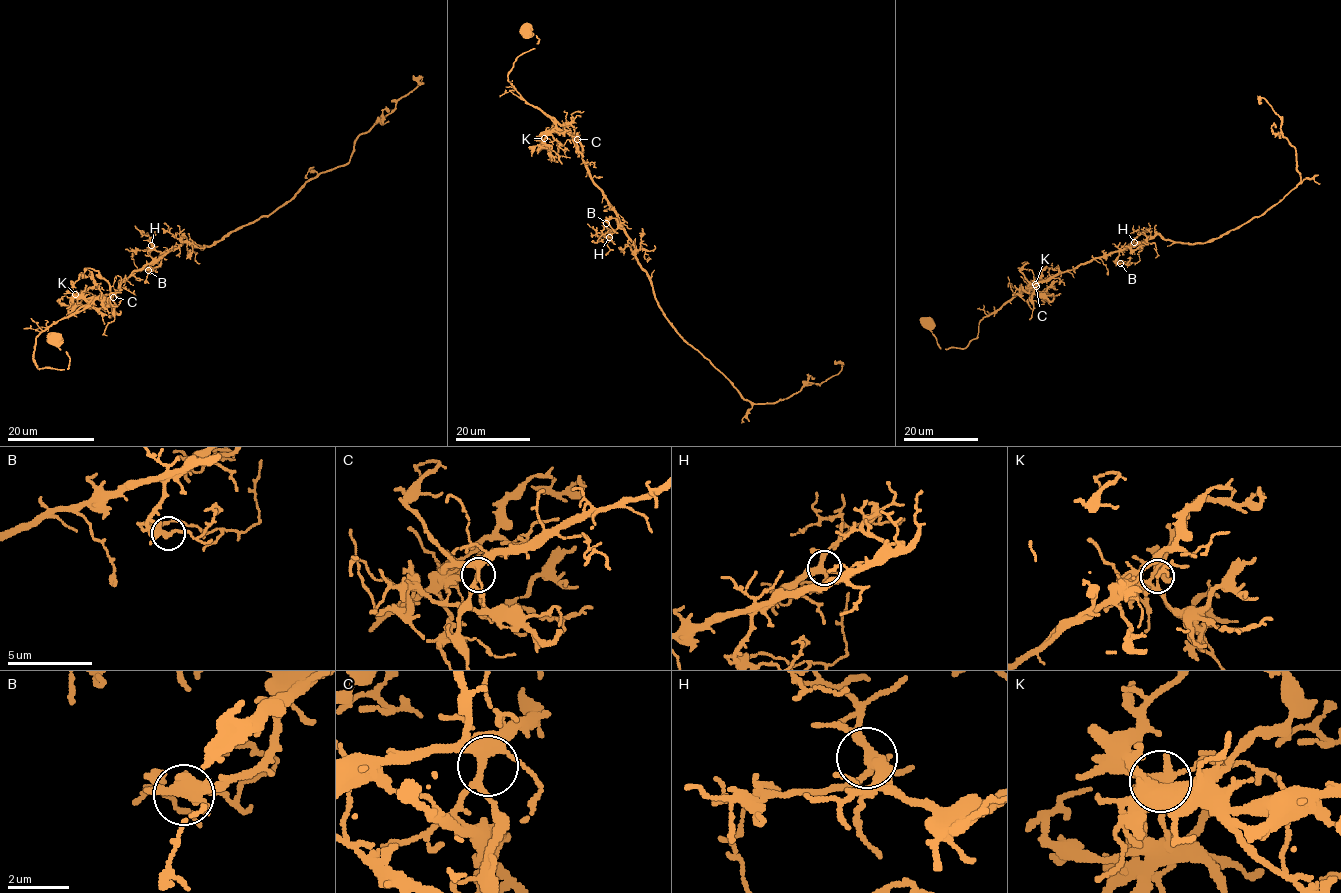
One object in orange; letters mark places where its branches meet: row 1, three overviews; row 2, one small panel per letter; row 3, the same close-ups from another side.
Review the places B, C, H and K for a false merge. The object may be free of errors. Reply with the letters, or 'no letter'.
K

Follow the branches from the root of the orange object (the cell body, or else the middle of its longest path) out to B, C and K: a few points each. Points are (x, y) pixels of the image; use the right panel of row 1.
B: (928, 321), (941, 349), (965, 348), (984, 317), (1029, 284), (1111, 252), (1120, 263)
C: (928, 321), (941, 349), (965, 348), (977, 337), (979, 322), (984, 317), (992, 314), (1029, 284), (1036, 286)
K: (928, 321), (941, 349), (965, 348), (977, 337), (979, 322), (984, 317), (1036, 284)

